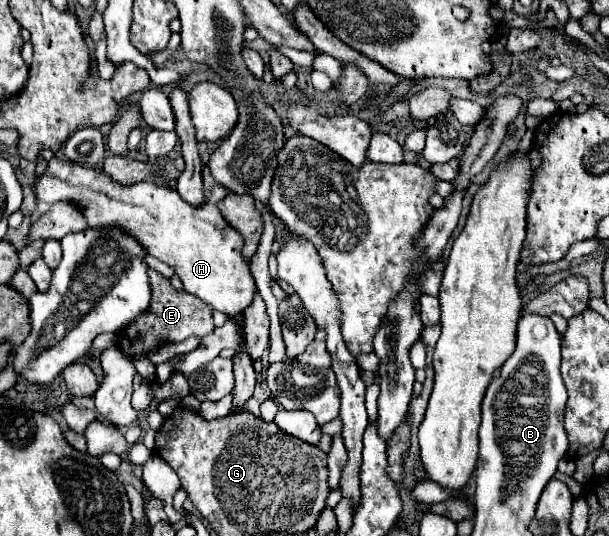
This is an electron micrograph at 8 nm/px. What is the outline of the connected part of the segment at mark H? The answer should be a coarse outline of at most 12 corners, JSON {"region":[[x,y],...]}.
{"region":[[54,156],[32,190],[120,228],[232,316],[256,284],[216,204]]}

